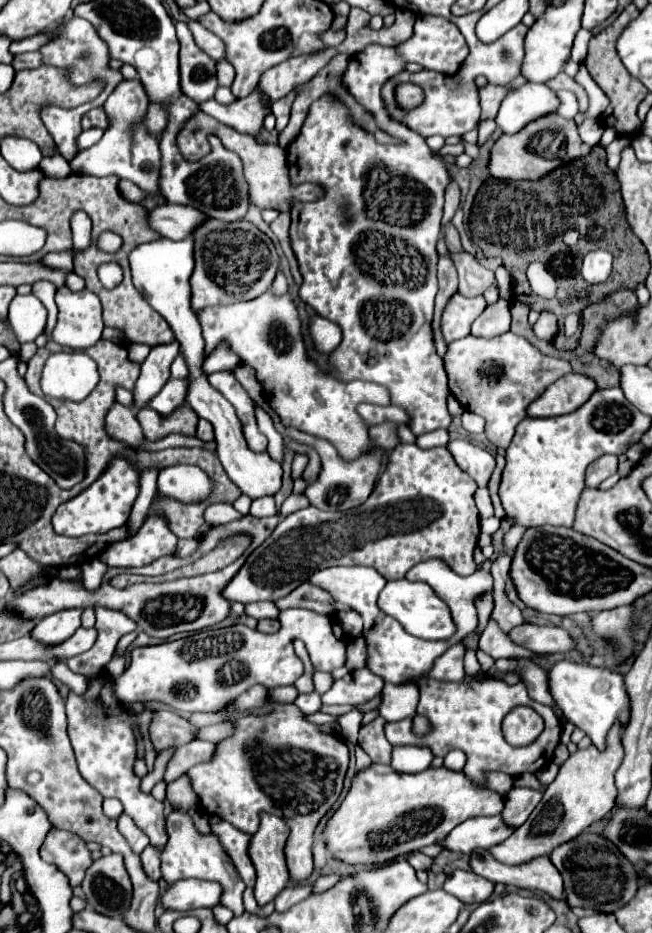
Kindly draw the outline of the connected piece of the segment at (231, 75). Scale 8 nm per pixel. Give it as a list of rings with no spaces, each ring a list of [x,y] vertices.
[[[217,61],[216,77],[220,86],[230,87],[235,78],[235,70],[229,62]]]

